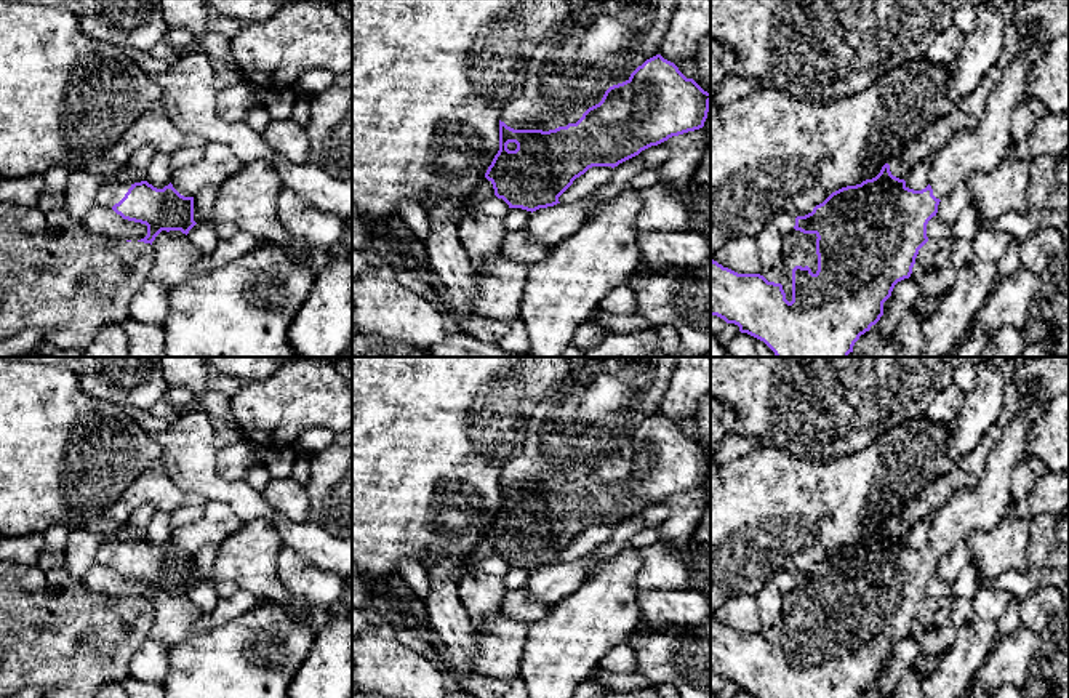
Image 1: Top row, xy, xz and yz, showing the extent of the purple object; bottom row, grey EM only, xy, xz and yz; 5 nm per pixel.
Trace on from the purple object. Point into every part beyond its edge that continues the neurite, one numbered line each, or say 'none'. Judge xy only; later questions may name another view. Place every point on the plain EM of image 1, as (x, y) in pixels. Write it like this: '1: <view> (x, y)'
1: xy (112, 548)

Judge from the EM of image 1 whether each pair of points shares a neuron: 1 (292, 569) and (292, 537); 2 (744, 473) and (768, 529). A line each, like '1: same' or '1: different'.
1: different
2: same

